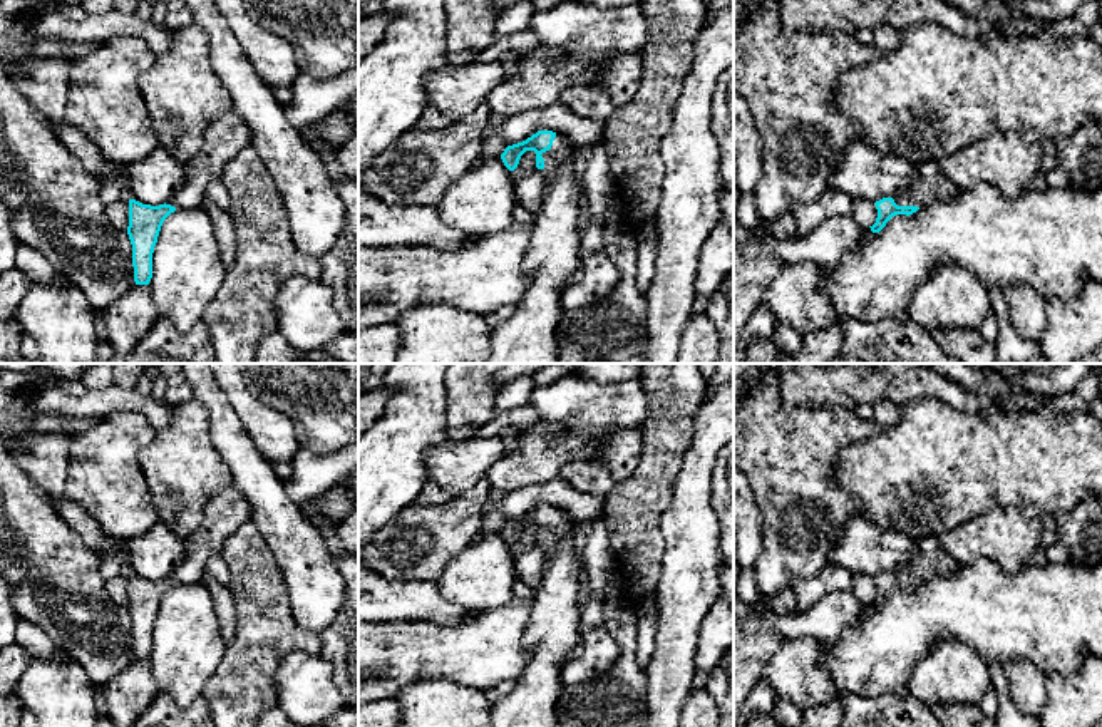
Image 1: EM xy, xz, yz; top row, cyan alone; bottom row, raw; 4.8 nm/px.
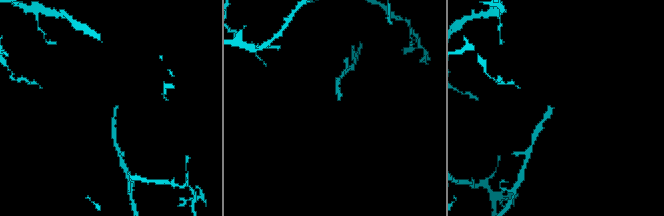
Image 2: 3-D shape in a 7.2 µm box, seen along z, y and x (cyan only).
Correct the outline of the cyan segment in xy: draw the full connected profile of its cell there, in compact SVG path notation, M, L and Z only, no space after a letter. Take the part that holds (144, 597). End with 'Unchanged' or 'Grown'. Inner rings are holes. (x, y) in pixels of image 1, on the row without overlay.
M229 486L211 496L201 524L184 539L186 556L164 580L151 581L129 575L127 610L136 660L149 660L152 653L152 628L164 595L176 585L201 580L208 559L219 554L226 539L251 518L248 499Z. Grown

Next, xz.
M538 506L523 518L507 521L501 529L504 541L514 546L521 531L526 526L536 528L536 546L514 554L514 568L518 576L531 588L536 588L541 581L543 565L546 561L549 548L561 539L571 526L571 516L553 506Z. Grown

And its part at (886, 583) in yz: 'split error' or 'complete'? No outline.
split error

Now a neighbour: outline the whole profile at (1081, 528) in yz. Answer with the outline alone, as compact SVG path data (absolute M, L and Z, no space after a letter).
M1102 492L1087 498L1070 511L1058 511L1057 536L1069 548L1069 559L1079 566L1102 565Z

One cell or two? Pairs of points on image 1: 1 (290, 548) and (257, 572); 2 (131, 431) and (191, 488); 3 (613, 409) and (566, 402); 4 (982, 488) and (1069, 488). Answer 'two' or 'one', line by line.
1: two
2: two
3: one
4: one

